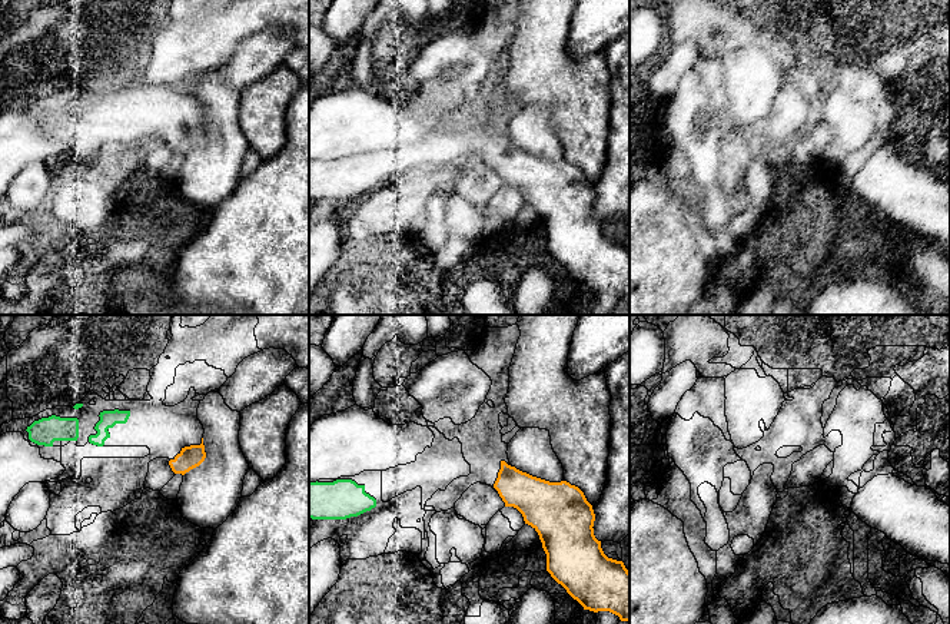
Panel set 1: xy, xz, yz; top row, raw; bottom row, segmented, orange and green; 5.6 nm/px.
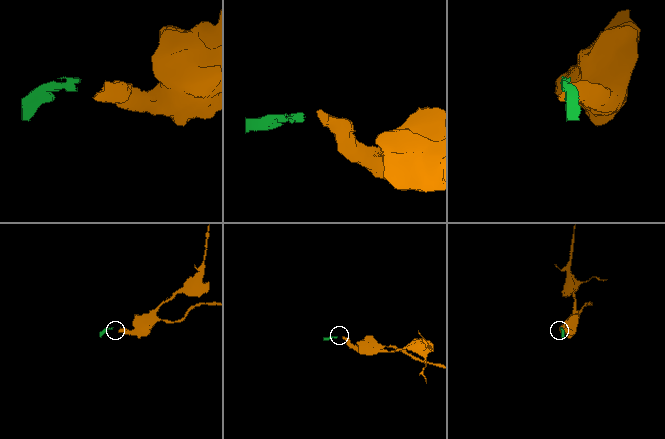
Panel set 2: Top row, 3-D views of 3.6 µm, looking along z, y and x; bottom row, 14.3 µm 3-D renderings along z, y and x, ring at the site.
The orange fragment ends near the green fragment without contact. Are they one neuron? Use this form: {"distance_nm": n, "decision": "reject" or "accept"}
{"distance_nm": 320, "decision": "accept"}

